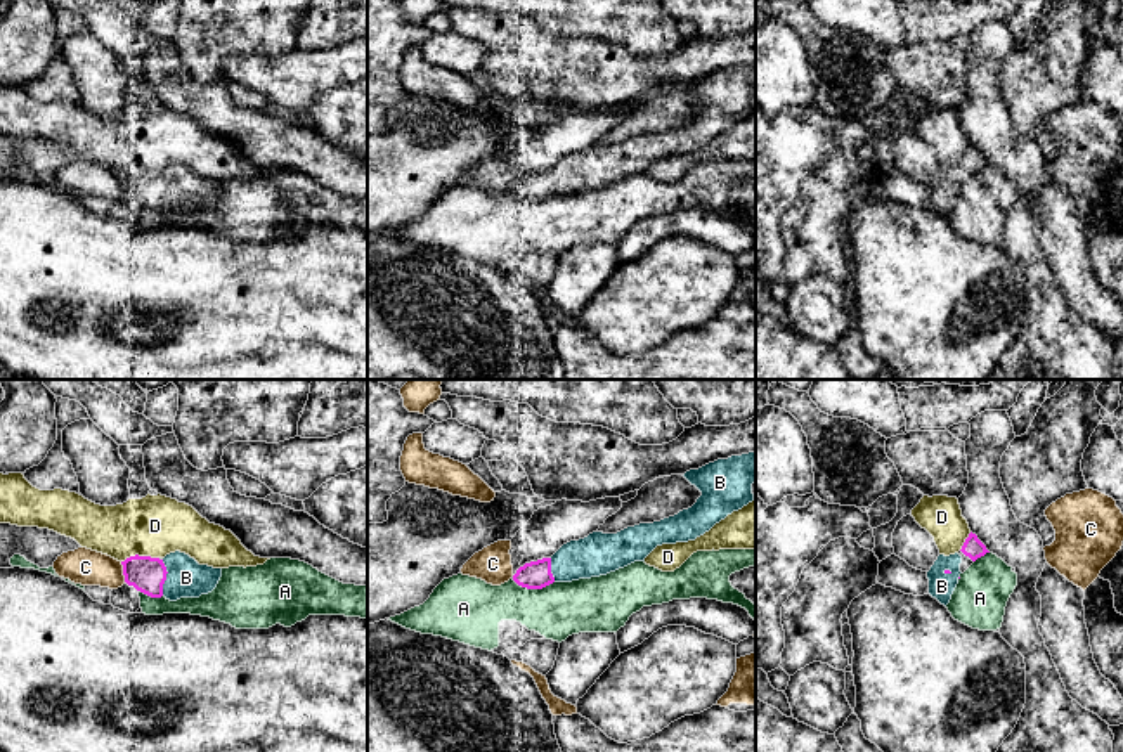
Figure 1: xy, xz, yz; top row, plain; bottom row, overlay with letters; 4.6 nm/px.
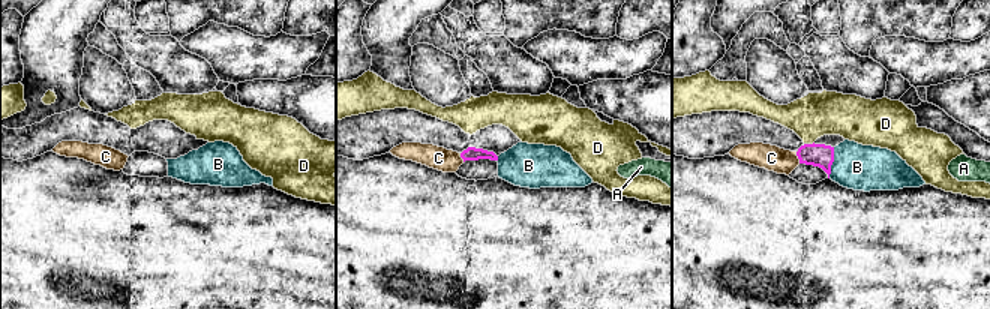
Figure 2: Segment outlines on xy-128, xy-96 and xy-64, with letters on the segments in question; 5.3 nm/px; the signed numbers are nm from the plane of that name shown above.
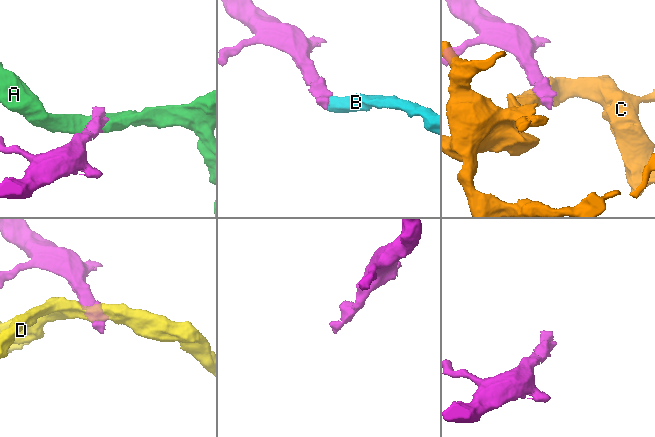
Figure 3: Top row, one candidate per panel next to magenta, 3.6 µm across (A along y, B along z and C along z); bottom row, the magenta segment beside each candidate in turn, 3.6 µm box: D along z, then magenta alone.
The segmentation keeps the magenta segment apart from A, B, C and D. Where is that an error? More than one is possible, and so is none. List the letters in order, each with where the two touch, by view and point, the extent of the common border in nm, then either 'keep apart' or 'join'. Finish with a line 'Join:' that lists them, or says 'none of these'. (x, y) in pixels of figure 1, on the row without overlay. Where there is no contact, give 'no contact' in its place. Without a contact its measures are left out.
A: contact xz (532, 200); length 200 nm; keep apart
B: contact xy (165, 189); length 170 nm; join
C: contact xy (123, 184); length 100 nm; keep apart
D: contact xy (139, 168); length 180 nm; keep apart
Join: B

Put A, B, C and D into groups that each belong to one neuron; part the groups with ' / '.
A / B / C / D

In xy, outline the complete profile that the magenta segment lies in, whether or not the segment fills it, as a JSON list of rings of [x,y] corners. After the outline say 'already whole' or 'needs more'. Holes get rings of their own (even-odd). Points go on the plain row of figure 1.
[[[180,163],[166,166],[163,172],[135,166],[121,177],[128,198],[151,210],[165,208],[170,213],[208,206],[222,189],[222,180],[199,177]]]; needs more

